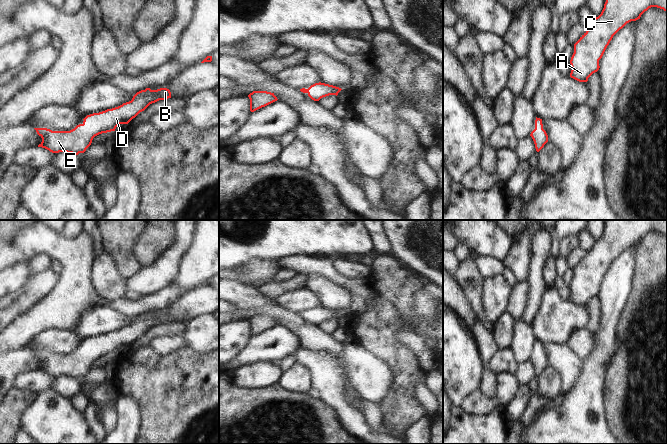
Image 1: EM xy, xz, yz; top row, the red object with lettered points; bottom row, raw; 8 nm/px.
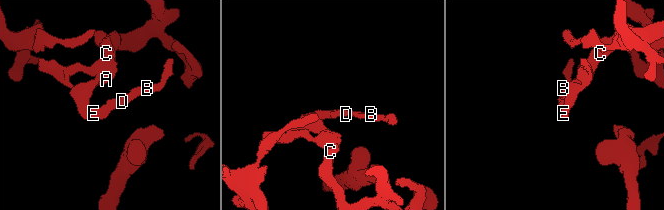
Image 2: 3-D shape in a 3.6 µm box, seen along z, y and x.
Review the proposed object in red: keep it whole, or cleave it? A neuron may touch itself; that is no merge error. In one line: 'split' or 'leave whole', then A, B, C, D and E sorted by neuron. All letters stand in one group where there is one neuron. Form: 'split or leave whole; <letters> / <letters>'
leave whole; A B C D E

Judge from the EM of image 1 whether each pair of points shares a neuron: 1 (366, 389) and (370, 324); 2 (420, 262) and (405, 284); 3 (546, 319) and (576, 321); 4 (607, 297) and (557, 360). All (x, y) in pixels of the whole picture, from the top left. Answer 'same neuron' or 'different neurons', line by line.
1: different neurons
2: different neurons
3: same neuron
4: different neurons

